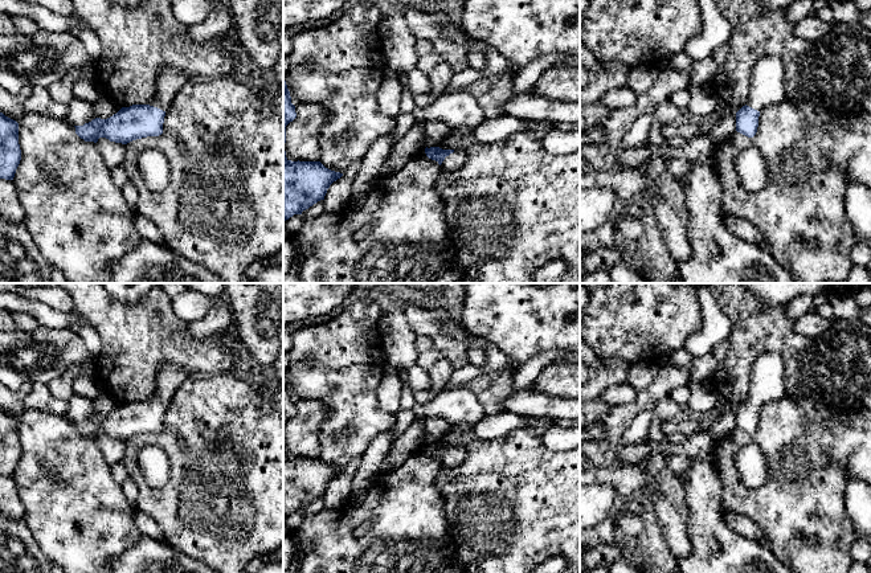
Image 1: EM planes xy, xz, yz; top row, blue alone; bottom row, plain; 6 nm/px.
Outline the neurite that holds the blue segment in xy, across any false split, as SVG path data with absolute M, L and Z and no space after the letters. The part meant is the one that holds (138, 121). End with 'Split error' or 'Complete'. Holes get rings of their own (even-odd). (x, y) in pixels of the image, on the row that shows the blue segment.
M177 67L163 69L156 78L156 93L147 105L122 107L107 119L95 118L83 126L74 126L85 142L97 143L99 138L127 144L132 140L159 136L167 110L175 95L193 79Z. Split error

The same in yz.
M774 56L760 58L752 67L747 103L736 112L736 131L753 138L757 132L760 111L785 99L785 69L781 58Z. Split error

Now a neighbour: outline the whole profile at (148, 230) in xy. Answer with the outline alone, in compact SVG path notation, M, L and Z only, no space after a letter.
M136 214L135 228L140 234L142 240L154 242L154 243L163 243L161 230L158 228L155 222L150 221L147 217L142 214Z

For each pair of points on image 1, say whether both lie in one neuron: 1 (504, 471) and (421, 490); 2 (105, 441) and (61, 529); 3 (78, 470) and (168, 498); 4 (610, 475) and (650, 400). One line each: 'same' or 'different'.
1: different
2: different
3: different
4: same

